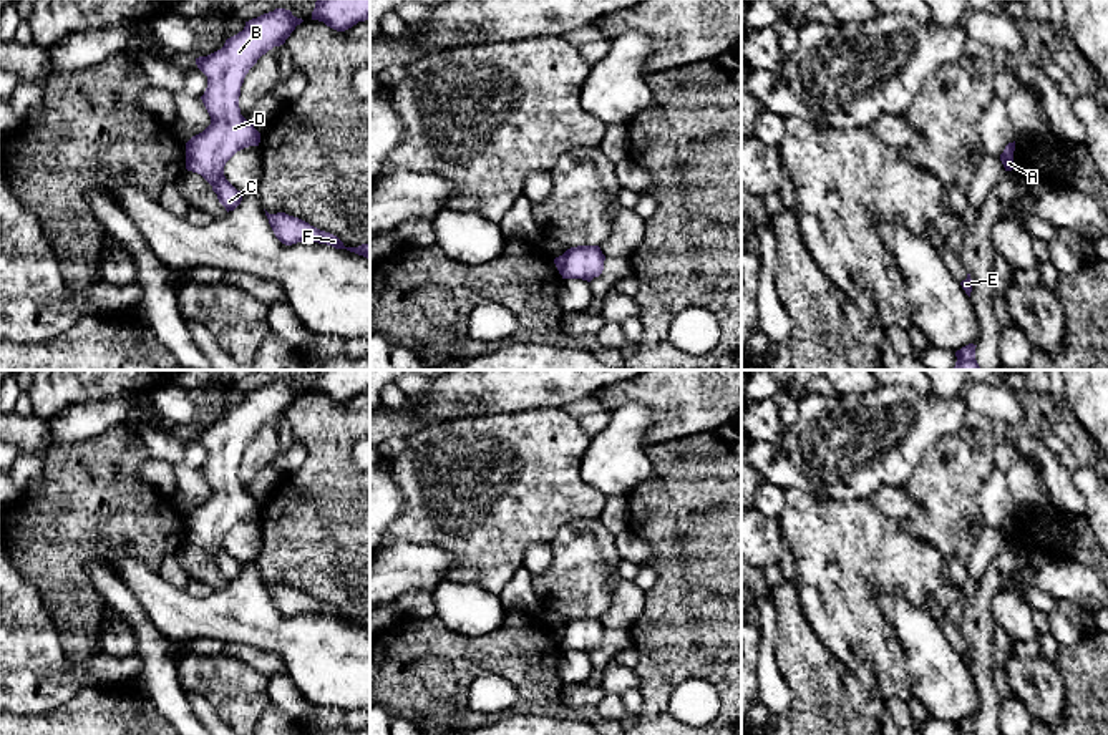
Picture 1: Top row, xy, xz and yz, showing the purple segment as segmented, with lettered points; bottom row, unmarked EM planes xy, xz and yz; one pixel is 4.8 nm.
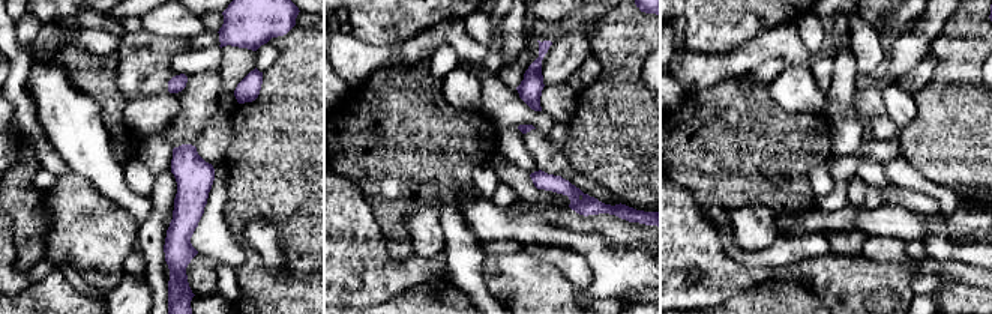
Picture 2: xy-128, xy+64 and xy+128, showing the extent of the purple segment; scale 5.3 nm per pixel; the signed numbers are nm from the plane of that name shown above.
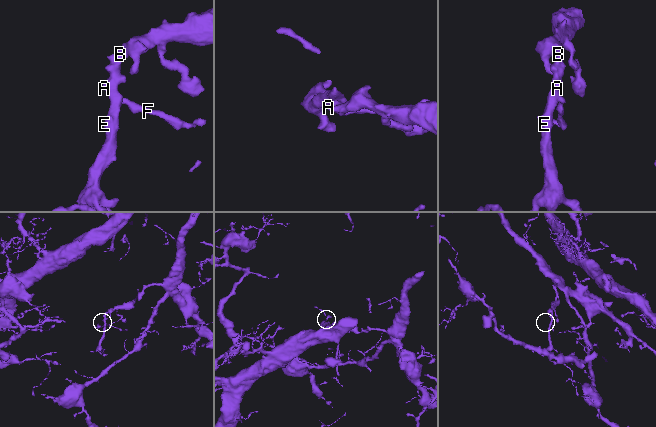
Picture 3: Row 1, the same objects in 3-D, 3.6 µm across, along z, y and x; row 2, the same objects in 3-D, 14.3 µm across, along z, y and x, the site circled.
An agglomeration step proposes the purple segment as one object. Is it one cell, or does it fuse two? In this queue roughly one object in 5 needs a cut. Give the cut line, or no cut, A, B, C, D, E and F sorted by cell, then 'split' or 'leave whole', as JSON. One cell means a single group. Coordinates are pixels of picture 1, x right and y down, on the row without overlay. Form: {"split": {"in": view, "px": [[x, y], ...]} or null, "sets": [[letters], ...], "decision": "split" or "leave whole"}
{"split": null, "sets": [["A", "B", "C", "D", "E", "F"]], "decision": "leave whole"}

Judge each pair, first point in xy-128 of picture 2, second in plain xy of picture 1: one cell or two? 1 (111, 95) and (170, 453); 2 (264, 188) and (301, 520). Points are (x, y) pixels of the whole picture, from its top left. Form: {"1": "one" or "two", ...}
{"1": "two", "2": "one"}

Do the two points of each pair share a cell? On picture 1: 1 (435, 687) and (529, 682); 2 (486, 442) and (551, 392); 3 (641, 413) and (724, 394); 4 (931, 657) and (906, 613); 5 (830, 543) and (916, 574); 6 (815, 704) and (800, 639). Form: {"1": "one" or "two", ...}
{"1": "one", "2": "two", "3": "two", "4": "one", "5": "one", "6": "one"}

